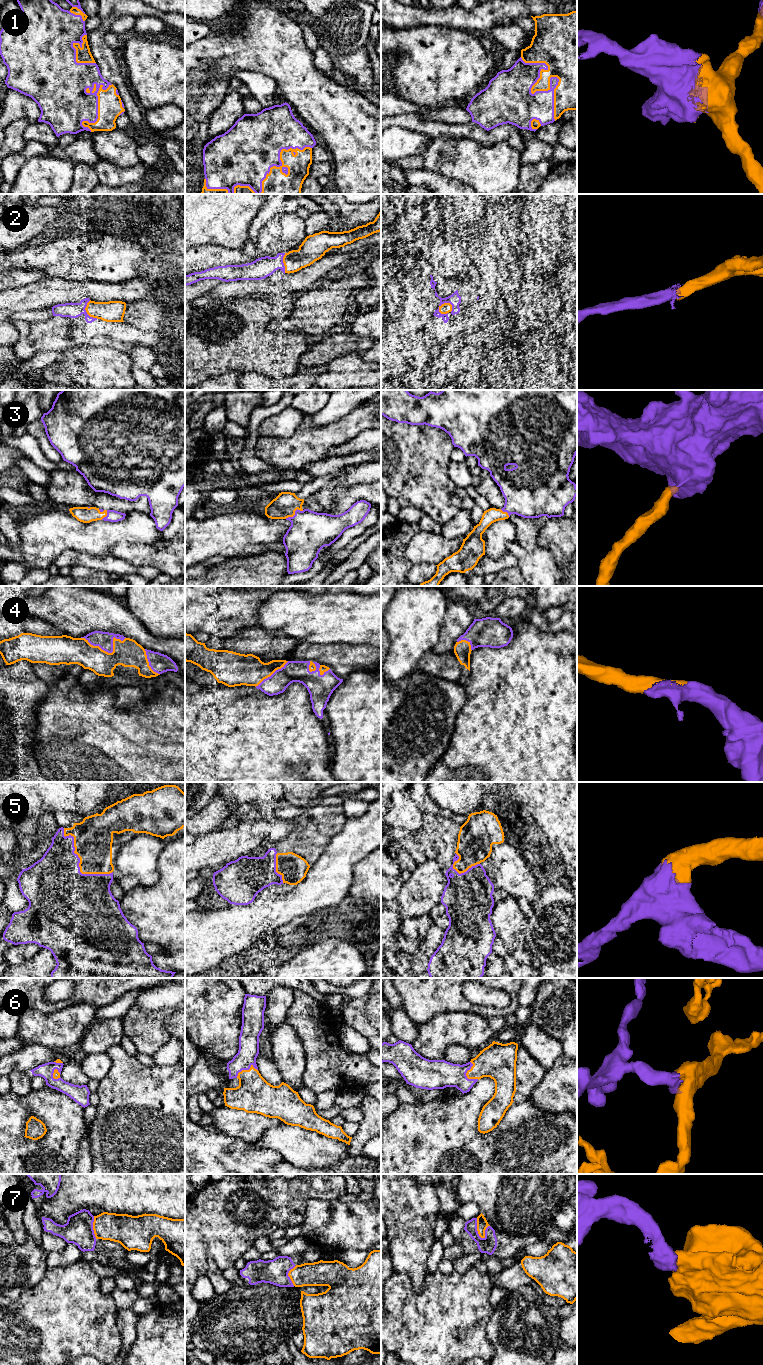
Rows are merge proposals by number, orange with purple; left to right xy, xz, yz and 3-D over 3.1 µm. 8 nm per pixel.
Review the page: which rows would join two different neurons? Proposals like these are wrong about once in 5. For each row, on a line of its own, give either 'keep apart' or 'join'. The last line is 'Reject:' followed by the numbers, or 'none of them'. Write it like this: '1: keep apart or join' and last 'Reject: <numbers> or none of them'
1: join
2: join
3: join
4: join
5: join
6: join
7: keep apart
Reject: 7

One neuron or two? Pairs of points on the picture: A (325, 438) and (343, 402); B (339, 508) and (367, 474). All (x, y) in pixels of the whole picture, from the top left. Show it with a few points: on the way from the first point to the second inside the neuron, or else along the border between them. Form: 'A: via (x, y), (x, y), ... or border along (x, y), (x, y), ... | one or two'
A: border along (353, 408), (346, 415), (330, 423), (312, 425) | two
B: border along (370, 482), (349, 486), (340, 483), (336, 488) | two

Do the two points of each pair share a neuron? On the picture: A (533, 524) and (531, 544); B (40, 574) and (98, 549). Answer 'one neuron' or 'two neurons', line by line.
A: one neuron
B: two neurons

